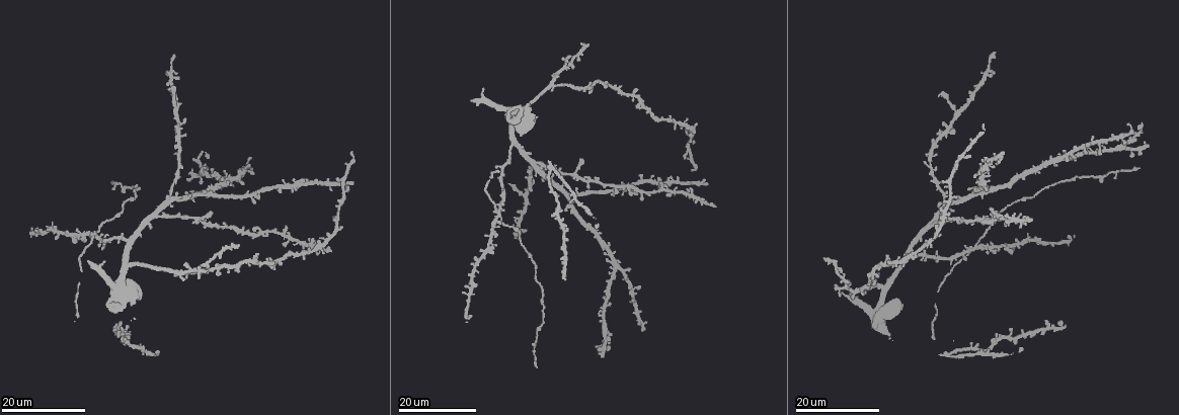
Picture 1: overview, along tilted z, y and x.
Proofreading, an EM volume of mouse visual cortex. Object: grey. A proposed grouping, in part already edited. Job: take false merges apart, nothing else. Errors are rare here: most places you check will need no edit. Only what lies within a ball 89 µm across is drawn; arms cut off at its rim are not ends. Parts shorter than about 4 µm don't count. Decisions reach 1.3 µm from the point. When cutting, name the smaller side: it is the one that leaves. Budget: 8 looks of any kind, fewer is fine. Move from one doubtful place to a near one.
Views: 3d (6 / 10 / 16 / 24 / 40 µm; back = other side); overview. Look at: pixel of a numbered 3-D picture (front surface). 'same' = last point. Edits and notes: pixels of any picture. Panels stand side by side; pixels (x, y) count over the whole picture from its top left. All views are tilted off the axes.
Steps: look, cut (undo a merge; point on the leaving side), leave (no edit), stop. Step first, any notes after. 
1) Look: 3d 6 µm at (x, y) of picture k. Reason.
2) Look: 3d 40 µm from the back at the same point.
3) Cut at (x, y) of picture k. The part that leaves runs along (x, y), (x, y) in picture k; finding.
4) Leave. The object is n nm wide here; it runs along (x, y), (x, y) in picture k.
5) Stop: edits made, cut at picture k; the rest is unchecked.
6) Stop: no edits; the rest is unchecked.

Look: 3d 16 µm at (496, 216) of picture 1. Four arms meet.

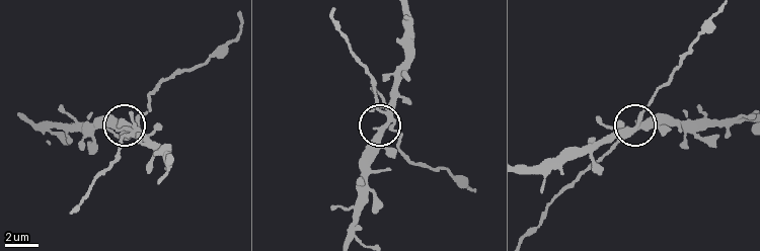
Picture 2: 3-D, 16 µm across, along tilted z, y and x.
Look: 3d 6 µm at (128, 129) of picture 2.

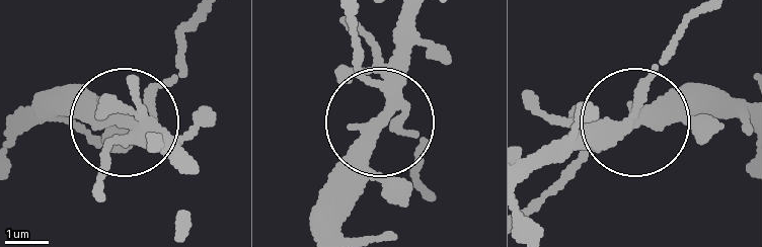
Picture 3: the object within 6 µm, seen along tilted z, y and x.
Leave. The object is 310 nm wide here; all the same neuron.

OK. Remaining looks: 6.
Look: 3d 16 µm at (537, 332) of picture 1. Three arms meet.

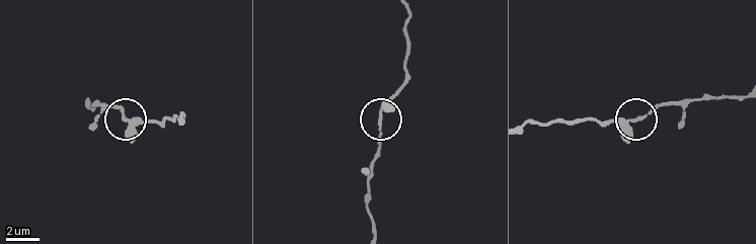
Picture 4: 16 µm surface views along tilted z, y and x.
Look: 3d 10 µm at (632, 120) of picture 4.

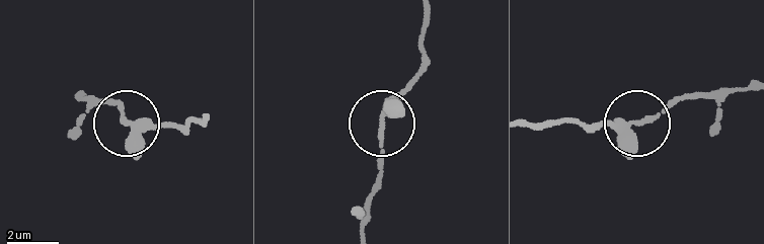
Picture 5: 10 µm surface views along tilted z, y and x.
Leave. The object is 230 nm wide here; it runs along (526, 128), (556, 123), (623, 130), (657, 118), (693, 91) in picture 5; continuous, no second neuron.

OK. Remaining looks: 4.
Look: 3d 16 µm at (176, 108) of picture 1. Branch point.

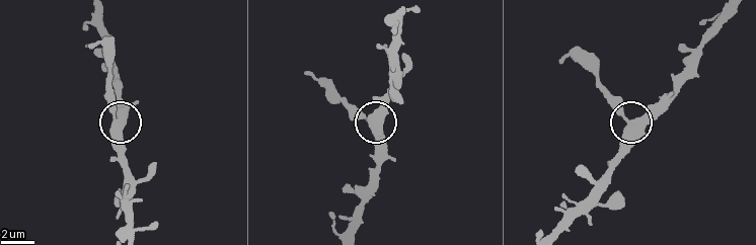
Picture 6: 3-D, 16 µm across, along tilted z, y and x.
Look: 3d 10 µm at (632, 125) of picture 6.

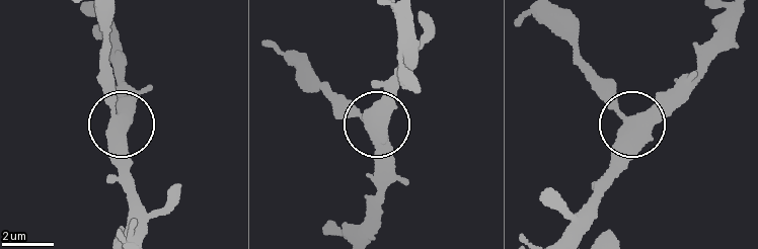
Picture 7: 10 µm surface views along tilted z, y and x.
Cut at (106, 72) of picture 7. 3 arms meet here; the part that leaves runs along (619, 109), (570, 42), (531, 14), (521, 20) in picture 7; a second neuron is stuck on.

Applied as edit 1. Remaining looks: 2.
Stop: edits made, cut at picture 7; the rest is unchecked.

